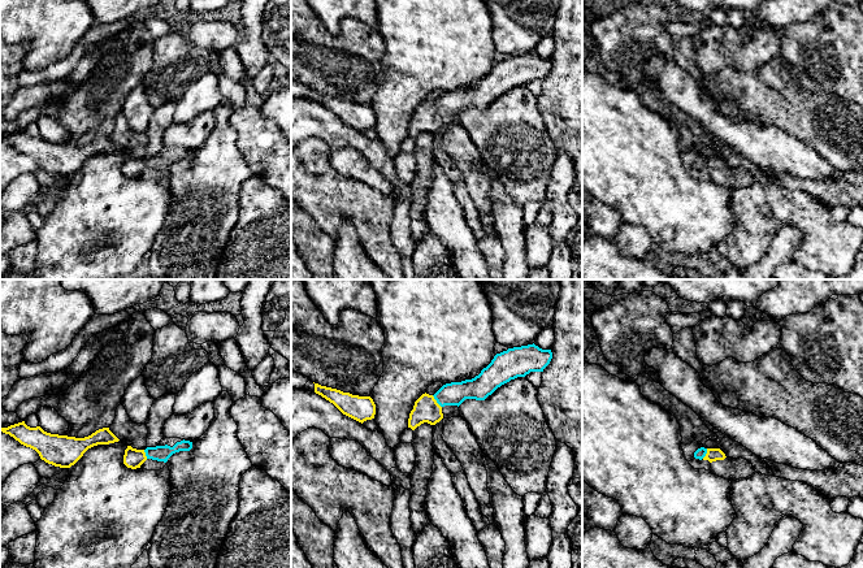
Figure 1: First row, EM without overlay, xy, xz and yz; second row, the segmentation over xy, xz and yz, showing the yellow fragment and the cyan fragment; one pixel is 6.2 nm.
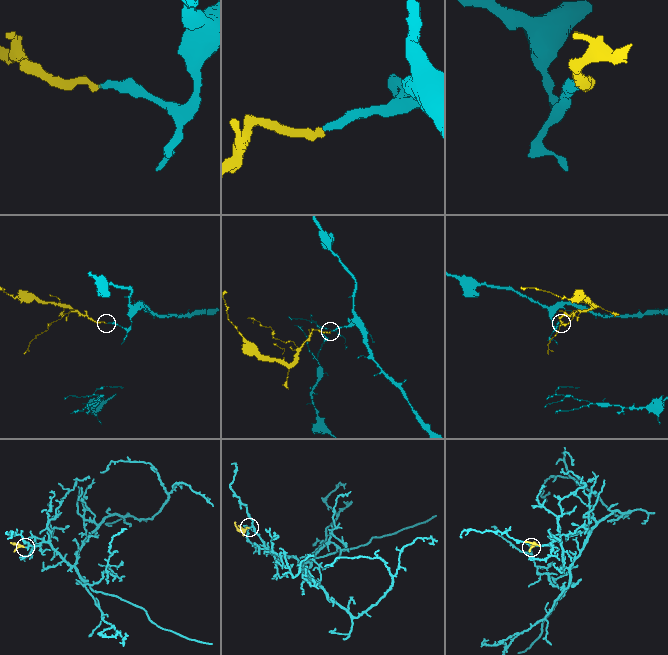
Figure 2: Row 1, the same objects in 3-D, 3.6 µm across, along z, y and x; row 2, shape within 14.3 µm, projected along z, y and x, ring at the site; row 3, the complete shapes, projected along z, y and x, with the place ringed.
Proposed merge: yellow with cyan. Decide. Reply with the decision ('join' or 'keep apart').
join

